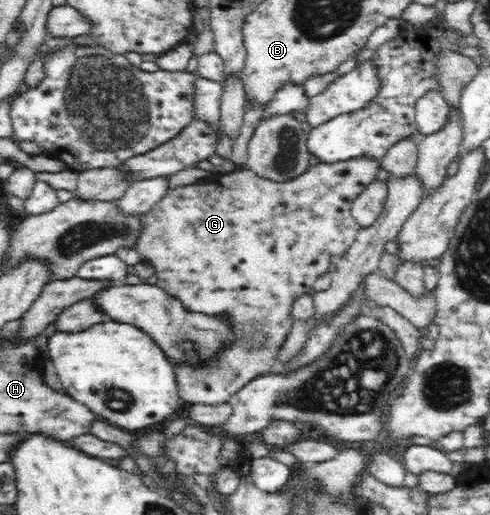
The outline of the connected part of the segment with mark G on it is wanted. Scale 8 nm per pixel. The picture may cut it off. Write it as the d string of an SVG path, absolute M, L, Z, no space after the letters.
M354 158L348 161L336 163L320 162L311 166L306 172L301 173L299 177L286 182L276 182L266 180L256 176L254 171L247 168L237 168L236 171L226 174L224 183L222 179L210 183L210 185L184 185L175 189L169 189L163 199L160 199L151 211L139 217L140 223L143 224L143 231L135 244L135 250L141 255L142 259L148 260L154 275L156 276L156 286L168 287L168 291L172 291L172 295L180 295L180 299L184 299L184 303L188 303L188 307L192 307L192 313L203 313L204 315L219 315L220 319L228 322L228 328L234 341L224 343L216 357L208 359L208 365L204 367L194 367L191 369L187 362L172 362L172 369L175 372L175 381L177 391L179 392L180 401L182 404L189 405L220 405L229 403L229 399L238 391L244 384L258 376L263 376L270 373L274 361L277 359L279 351L282 349L284 340L287 338L288 332L293 324L292 305L297 297L310 293L314 283L320 275L330 272L329 267L332 257L343 256L356 240L358 231L361 227L358 225L356 218L353 218L351 213L351 204L360 196L364 189L374 182L374 177L380 169L380 163L376 163L376 159L370 158Z

